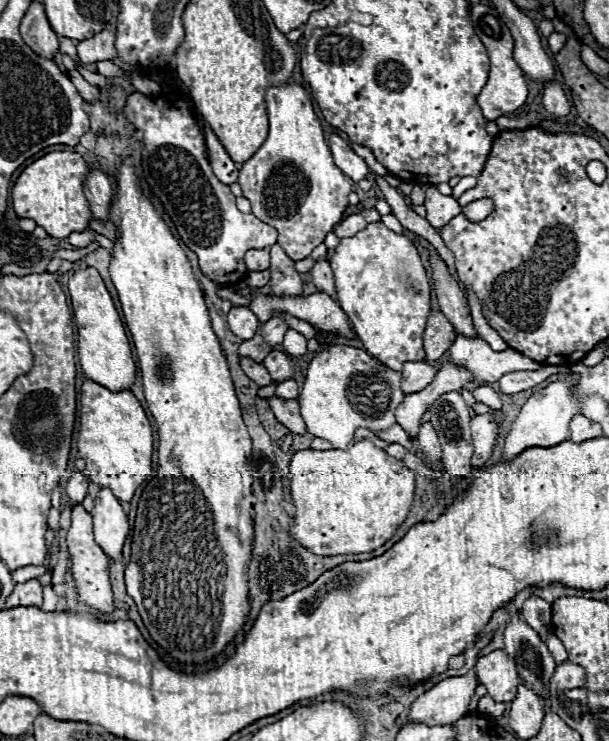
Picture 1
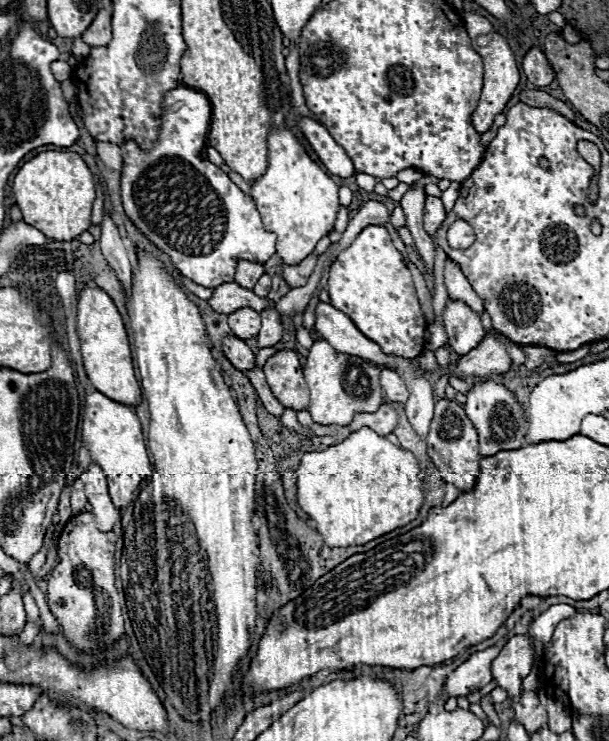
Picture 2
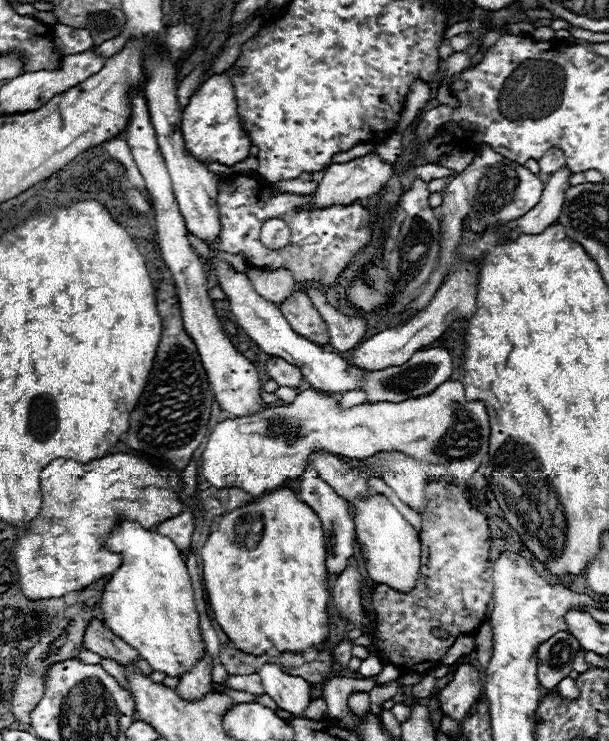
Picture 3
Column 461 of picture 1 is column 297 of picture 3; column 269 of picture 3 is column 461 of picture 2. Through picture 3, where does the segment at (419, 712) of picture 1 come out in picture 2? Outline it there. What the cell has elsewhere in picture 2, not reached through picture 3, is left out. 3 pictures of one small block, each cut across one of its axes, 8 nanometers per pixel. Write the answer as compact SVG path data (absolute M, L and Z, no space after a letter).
M506 638L498 640L494 646L480 650L472 654L466 662L462 662L444 682L442 692L446 692L446 698L456 698L456 696L468 696L470 692L486 686L492 680L492 660L498 656L502 650Z

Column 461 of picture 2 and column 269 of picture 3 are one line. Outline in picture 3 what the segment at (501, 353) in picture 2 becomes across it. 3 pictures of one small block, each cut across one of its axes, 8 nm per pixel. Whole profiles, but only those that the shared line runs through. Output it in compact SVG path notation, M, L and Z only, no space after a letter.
M278 356L268 358L268 362L266 362L266 374L278 386L288 386L288 388L294 388L294 390L298 390L300 384L302 384L302 380L304 380L300 368L288 364L286 360L282 360Z

